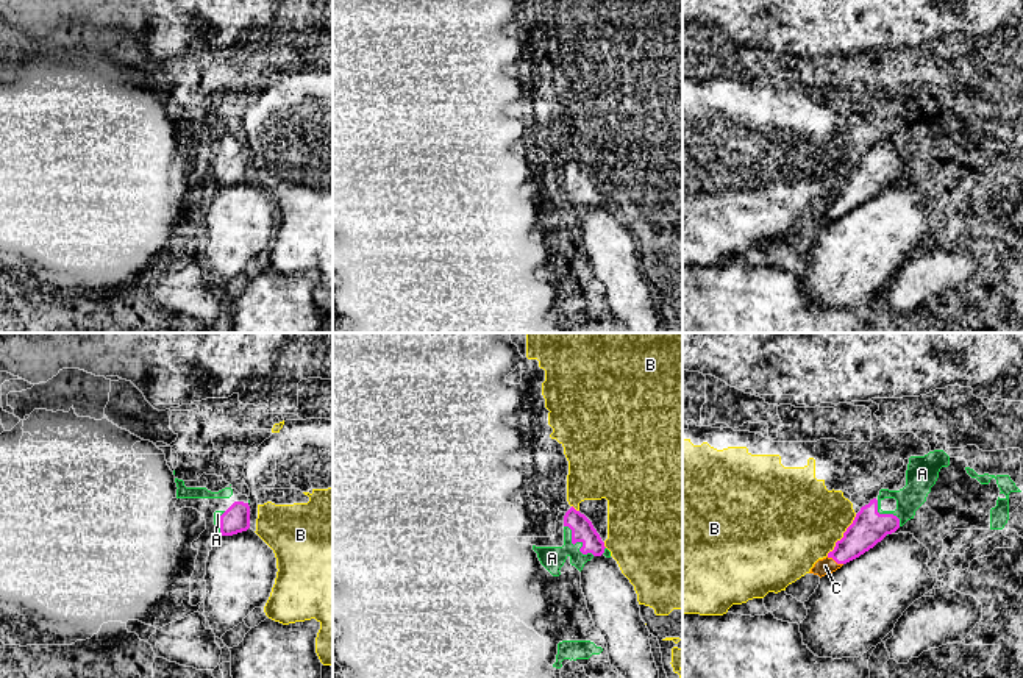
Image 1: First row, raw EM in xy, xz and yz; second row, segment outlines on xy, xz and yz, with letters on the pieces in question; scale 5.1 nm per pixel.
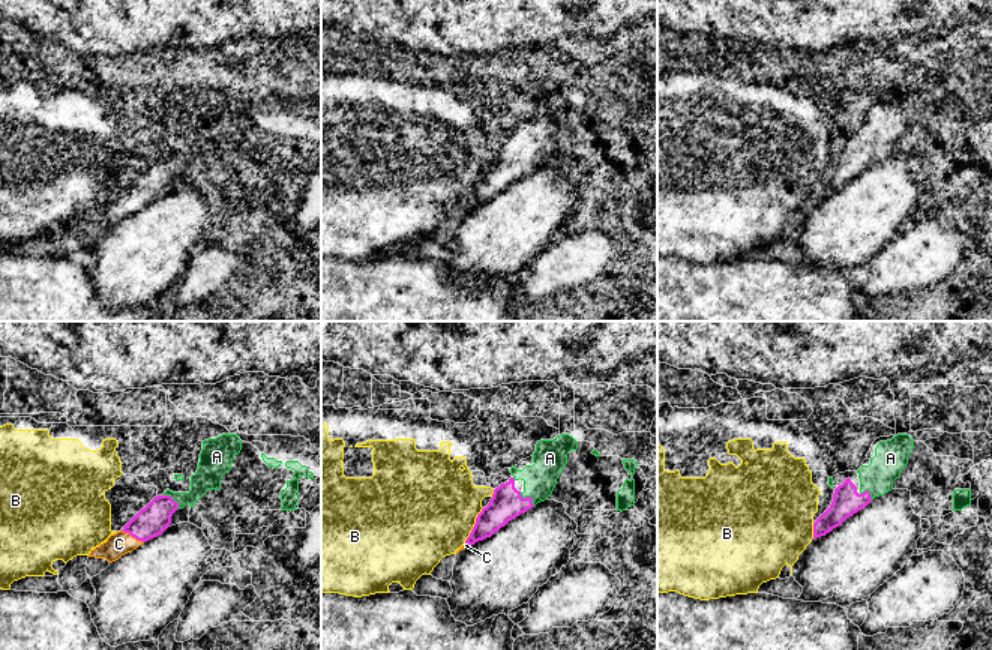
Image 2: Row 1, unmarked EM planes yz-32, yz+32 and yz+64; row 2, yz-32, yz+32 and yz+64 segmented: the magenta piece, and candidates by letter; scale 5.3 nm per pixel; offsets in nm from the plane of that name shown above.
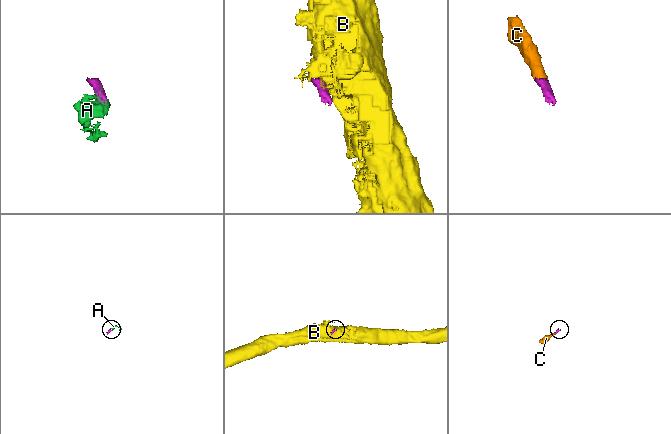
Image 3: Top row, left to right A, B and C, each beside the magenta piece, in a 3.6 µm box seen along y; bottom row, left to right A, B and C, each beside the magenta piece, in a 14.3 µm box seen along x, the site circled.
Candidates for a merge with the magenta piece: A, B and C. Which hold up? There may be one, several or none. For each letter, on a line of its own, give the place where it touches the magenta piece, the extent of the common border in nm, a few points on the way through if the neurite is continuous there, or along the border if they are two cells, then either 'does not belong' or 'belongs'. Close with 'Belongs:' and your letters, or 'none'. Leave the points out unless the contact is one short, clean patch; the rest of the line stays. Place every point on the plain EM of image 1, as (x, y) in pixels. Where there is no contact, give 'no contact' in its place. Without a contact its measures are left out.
A: xz (578, 191) | 220 nm | across xz (583, 180), (578, 191), (552, 208) | belongs
B: yz (844, 185) | 260 nm | does not belong
C: yz (834, 210) | 100 nm | across yz (869, 177), (834, 210), (825, 216) | belongs
Belongs: A, C

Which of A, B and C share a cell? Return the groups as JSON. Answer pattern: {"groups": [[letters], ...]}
{"groups": [["A", "C"], ["B"]]}

